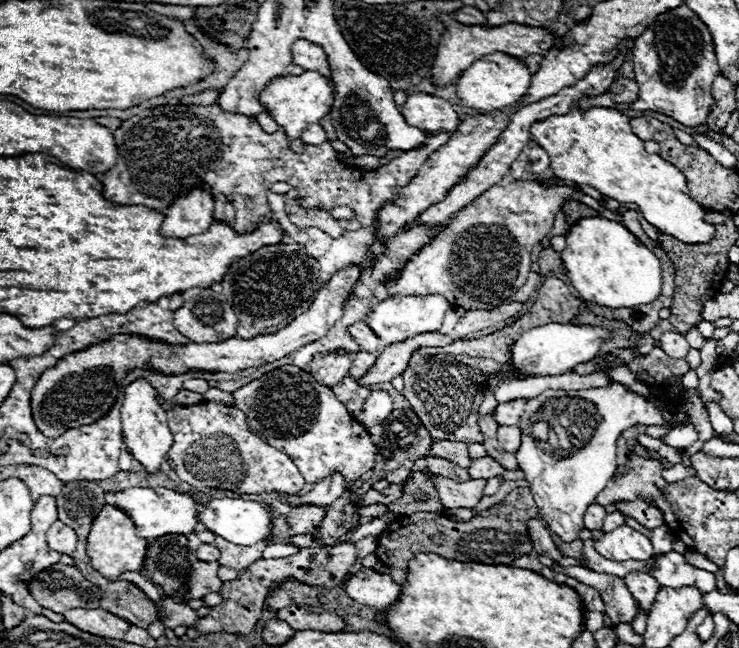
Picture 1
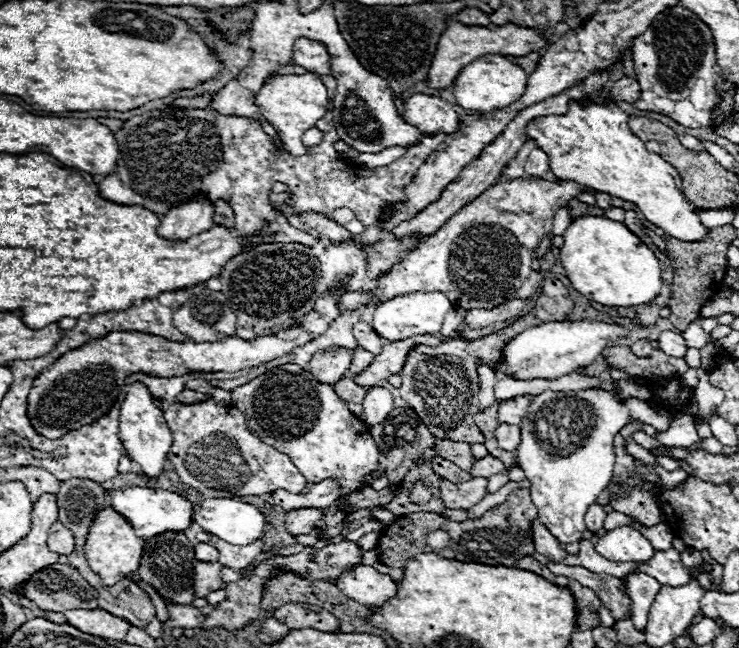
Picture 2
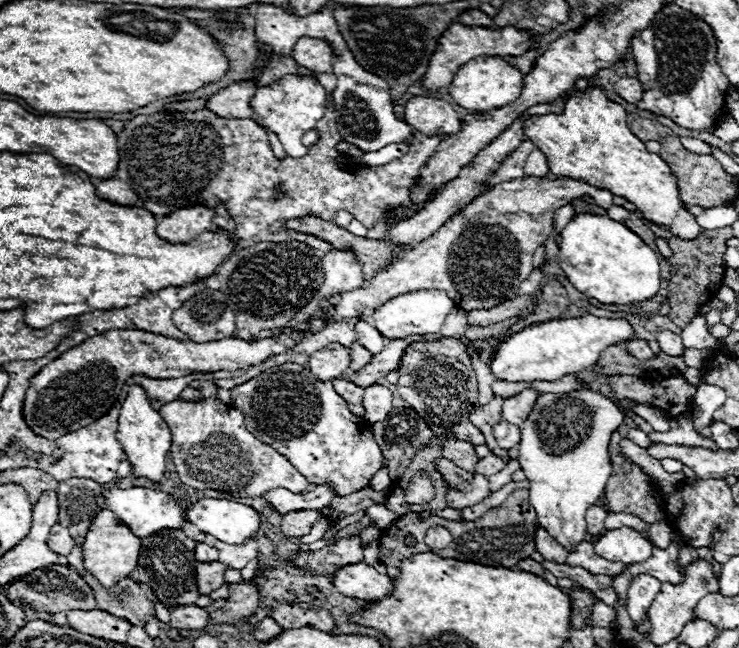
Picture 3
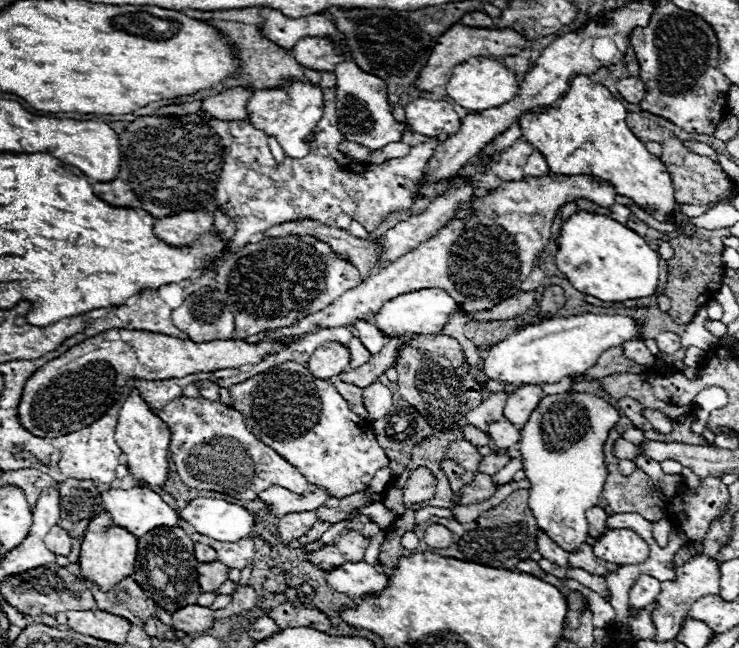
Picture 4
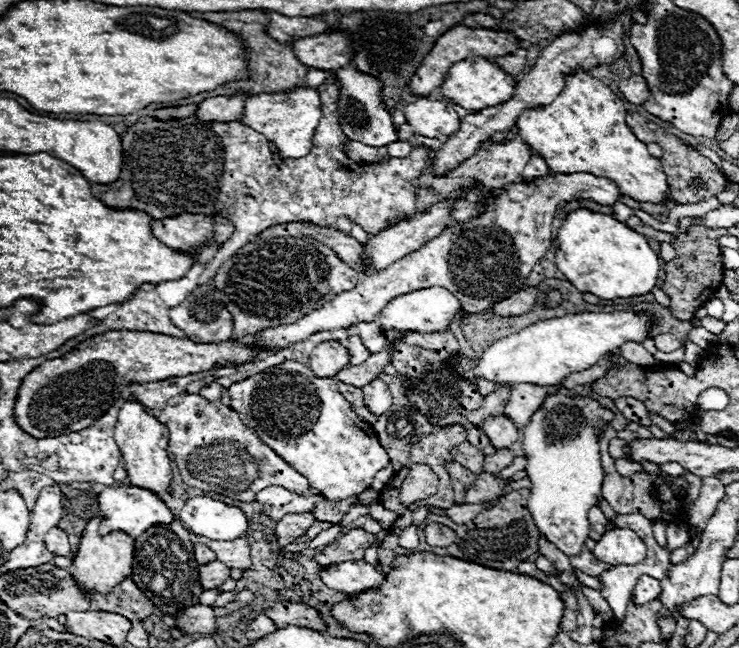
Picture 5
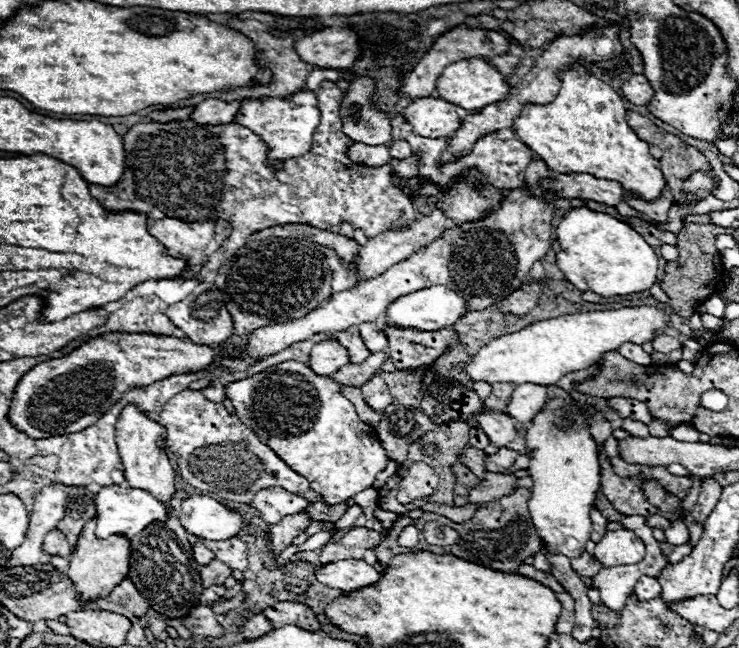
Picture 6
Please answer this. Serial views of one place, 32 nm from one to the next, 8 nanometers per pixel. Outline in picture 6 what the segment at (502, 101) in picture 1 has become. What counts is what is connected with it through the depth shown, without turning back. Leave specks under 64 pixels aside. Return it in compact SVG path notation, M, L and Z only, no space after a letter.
M468 58L468 60L454 62L454 64L446 66L446 70L438 78L436 94L442 100L446 100L450 104L456 104L464 110L482 110L488 104L496 104L496 102L504 100L510 94L510 86L502 78L502 74L498 74L498 70L494 70L486 60Z

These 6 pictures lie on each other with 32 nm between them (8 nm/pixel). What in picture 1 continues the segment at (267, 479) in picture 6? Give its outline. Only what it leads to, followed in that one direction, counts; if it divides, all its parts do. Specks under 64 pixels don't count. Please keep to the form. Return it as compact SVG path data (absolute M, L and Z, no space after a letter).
M208 400L192 406L170 406L166 418L174 436L168 464L176 470L182 482L194 488L218 488L236 494L298 494L306 484L294 462L284 452L268 446L252 434L246 416L234 406L222 406Z

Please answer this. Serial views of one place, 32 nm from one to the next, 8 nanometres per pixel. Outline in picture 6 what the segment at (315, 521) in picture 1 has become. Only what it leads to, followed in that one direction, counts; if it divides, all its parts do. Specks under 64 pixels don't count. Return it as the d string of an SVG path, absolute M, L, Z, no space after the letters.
M294 514L294 516L282 518L268 532L270 552L278 556L282 550L286 550L286 546L292 544L292 538L300 536L308 528L308 524L310 524L310 520L304 514Z

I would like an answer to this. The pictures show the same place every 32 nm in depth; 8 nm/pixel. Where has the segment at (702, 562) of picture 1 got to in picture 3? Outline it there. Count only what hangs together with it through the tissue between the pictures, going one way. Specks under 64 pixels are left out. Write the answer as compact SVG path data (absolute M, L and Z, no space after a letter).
M686 545L679 550L678 563L682 567L691 564L692 562L694 562L694 560L697 560L698 558L699 558L699 554L696 548L690 545Z

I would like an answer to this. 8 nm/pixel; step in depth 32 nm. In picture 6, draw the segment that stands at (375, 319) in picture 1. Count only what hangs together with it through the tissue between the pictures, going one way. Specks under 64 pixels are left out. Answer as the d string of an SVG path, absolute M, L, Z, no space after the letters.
M430 286L394 300L386 310L384 324L396 324L400 328L418 328L418 330L440 330L456 324L466 314L468 306L456 292L452 292L446 286Z

